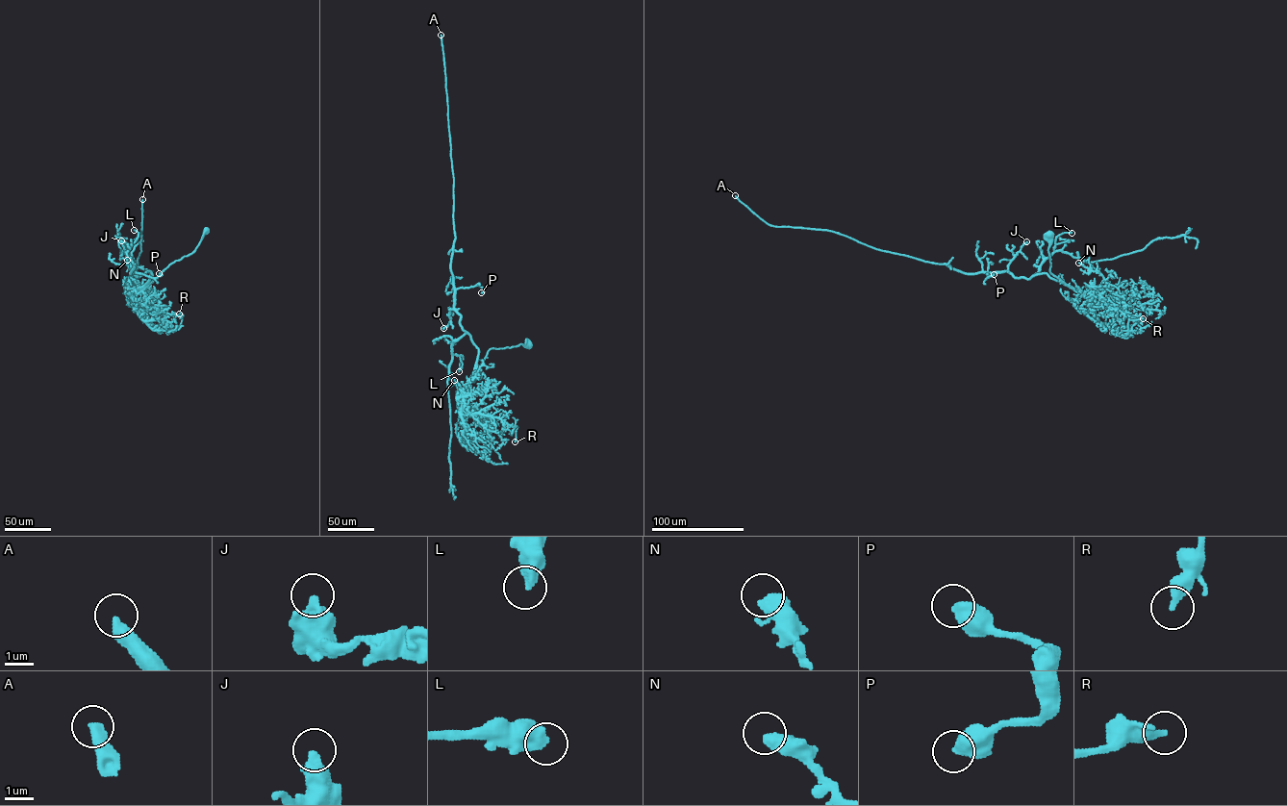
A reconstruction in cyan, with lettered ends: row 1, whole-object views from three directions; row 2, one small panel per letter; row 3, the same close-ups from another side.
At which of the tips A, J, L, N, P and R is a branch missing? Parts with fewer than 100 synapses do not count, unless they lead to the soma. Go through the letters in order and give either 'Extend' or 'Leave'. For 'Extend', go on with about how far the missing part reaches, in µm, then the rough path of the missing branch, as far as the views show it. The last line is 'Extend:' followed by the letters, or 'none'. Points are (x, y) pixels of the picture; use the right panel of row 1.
A: Extend. Missing length about 170 µm
J: Leave
L: Leave
N: Leave
P: Leave
R: Leave
Extend: A

